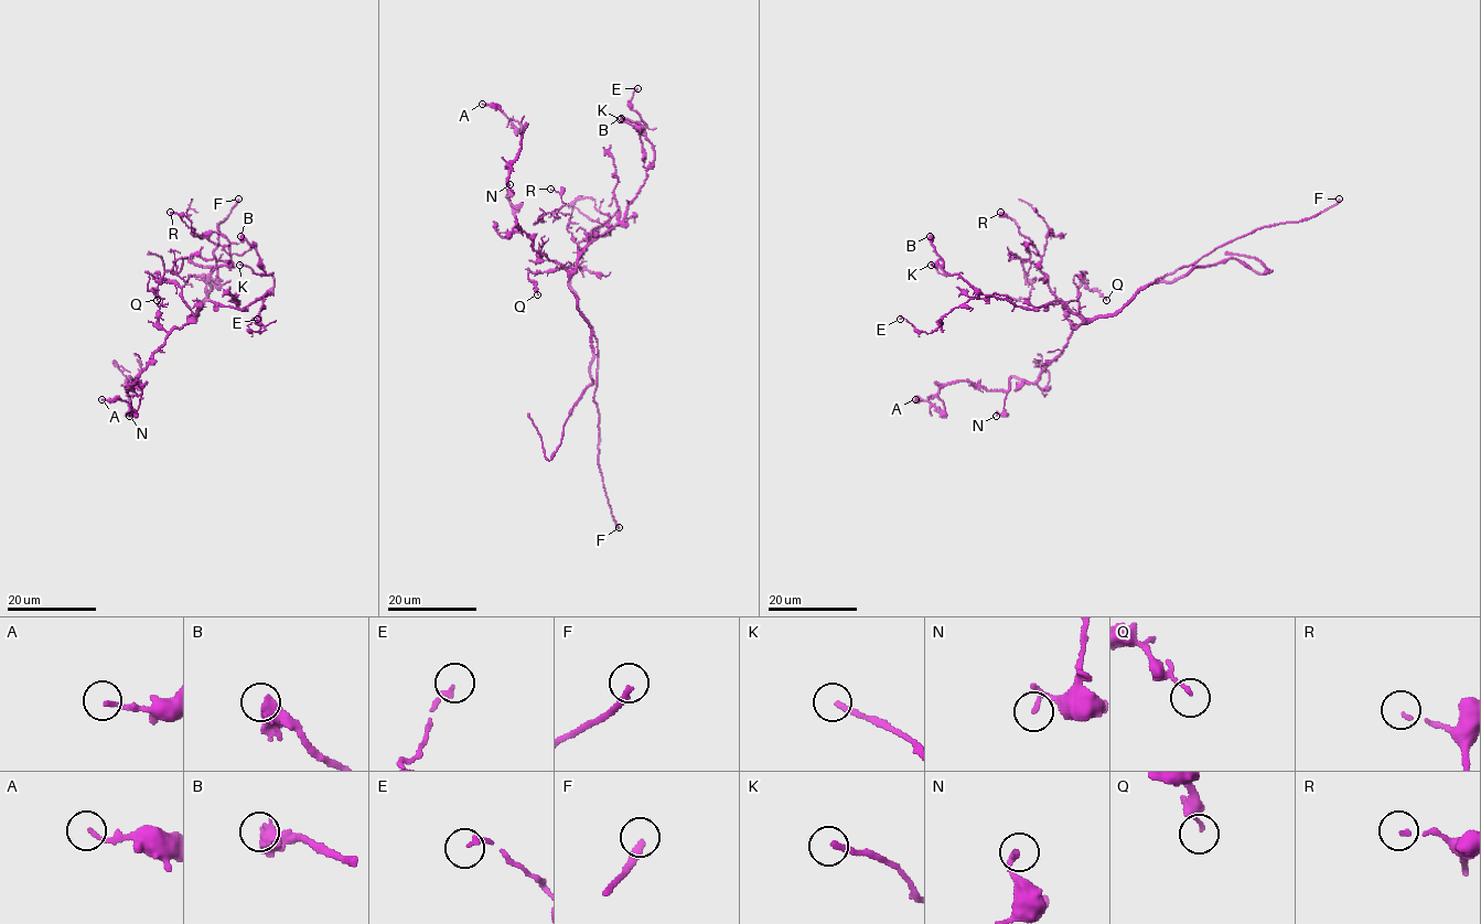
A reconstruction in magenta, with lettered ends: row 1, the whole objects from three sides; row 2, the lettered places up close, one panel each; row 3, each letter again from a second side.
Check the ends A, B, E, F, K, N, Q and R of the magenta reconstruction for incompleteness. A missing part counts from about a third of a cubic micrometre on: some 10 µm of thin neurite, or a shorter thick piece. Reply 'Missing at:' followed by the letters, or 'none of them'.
Missing at: B, F, K

